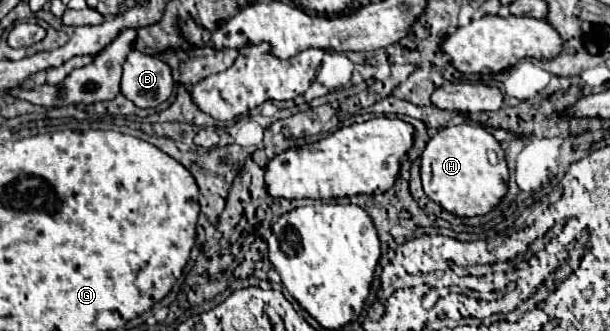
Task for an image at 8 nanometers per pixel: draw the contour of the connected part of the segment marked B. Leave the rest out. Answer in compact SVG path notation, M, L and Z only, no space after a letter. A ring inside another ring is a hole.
M131 51L123 67L121 93L139 109L149 109L165 103L175 89L171 67L151 55Z

